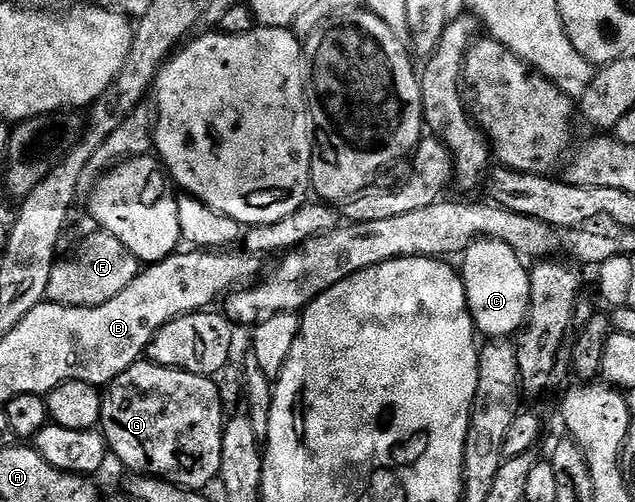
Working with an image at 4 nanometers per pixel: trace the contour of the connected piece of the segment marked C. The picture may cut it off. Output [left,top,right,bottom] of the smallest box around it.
[462,239,530,340]

